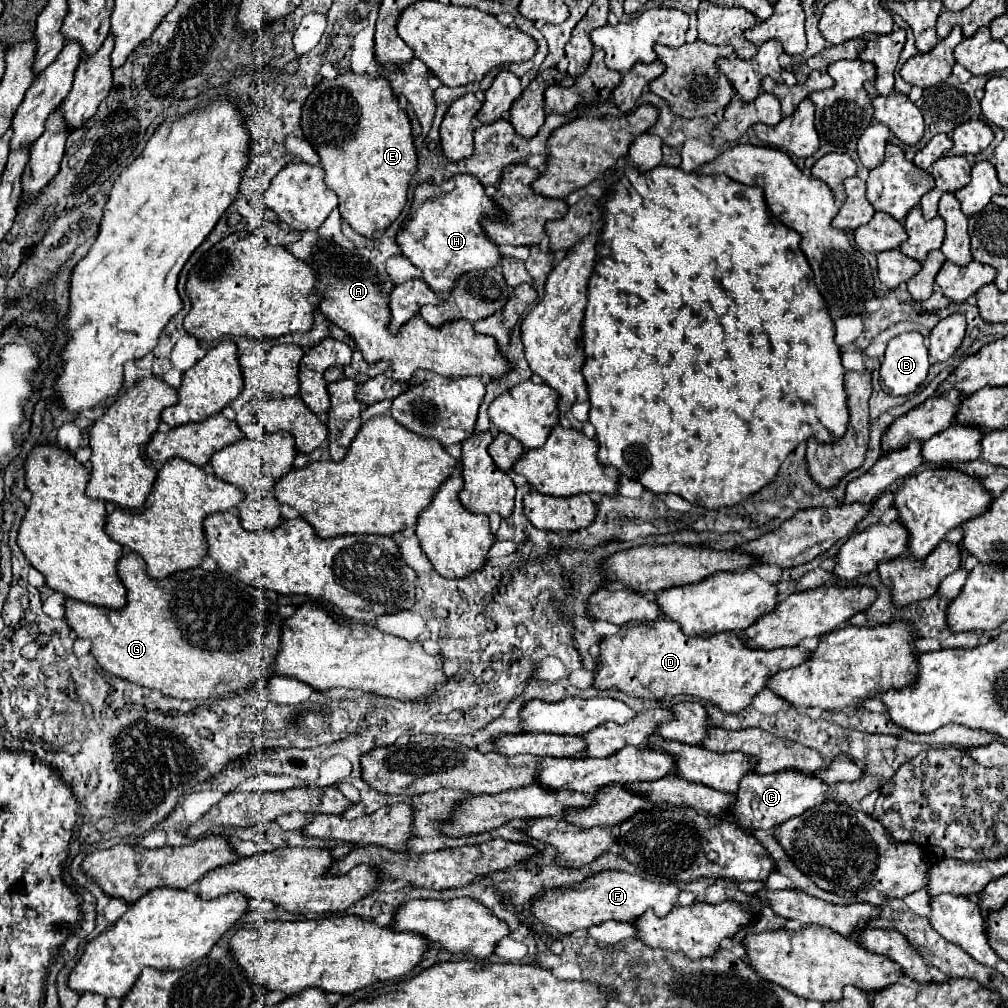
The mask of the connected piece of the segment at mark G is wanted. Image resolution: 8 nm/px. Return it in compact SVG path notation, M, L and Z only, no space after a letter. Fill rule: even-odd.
M135 552L119 560L117 572L127 588L127 604L123 608L91 606L71 598L67 598L65 604L65 622L75 630L77 638L91 640L91 654L107 672L183 700L213 698L249 686L257 688L273 676L269 666L279 650L279 628L283 618L277 614L277 604L265 596L265 590L245 586L239 578L231 576L229 592L229 574L221 570L207 572L203 568L189 568L165 580L153 580L145 572L143 558ZM173 582L177 582L175 588L171 588Z

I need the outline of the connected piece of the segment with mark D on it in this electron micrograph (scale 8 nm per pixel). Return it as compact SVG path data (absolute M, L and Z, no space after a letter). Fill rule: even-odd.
M661 618L655 622L629 622L615 636L601 638L599 664L593 688L619 688L637 698L671 698L677 694L695 696L719 706L723 712L739 712L747 708L757 692L777 670L799 666L809 650L799 646L779 650L749 650L731 632L709 638L683 636L679 624Z

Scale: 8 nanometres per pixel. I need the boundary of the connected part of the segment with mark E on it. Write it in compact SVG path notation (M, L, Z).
M353 70L339 74L335 80L321 80L303 104L301 128L309 144L321 158L325 170L325 184L339 196L339 212L351 228L367 238L375 230L385 230L403 210L407 202L407 188L417 170L417 152L411 136L411 122L401 110L393 88L383 76L355 74Z

